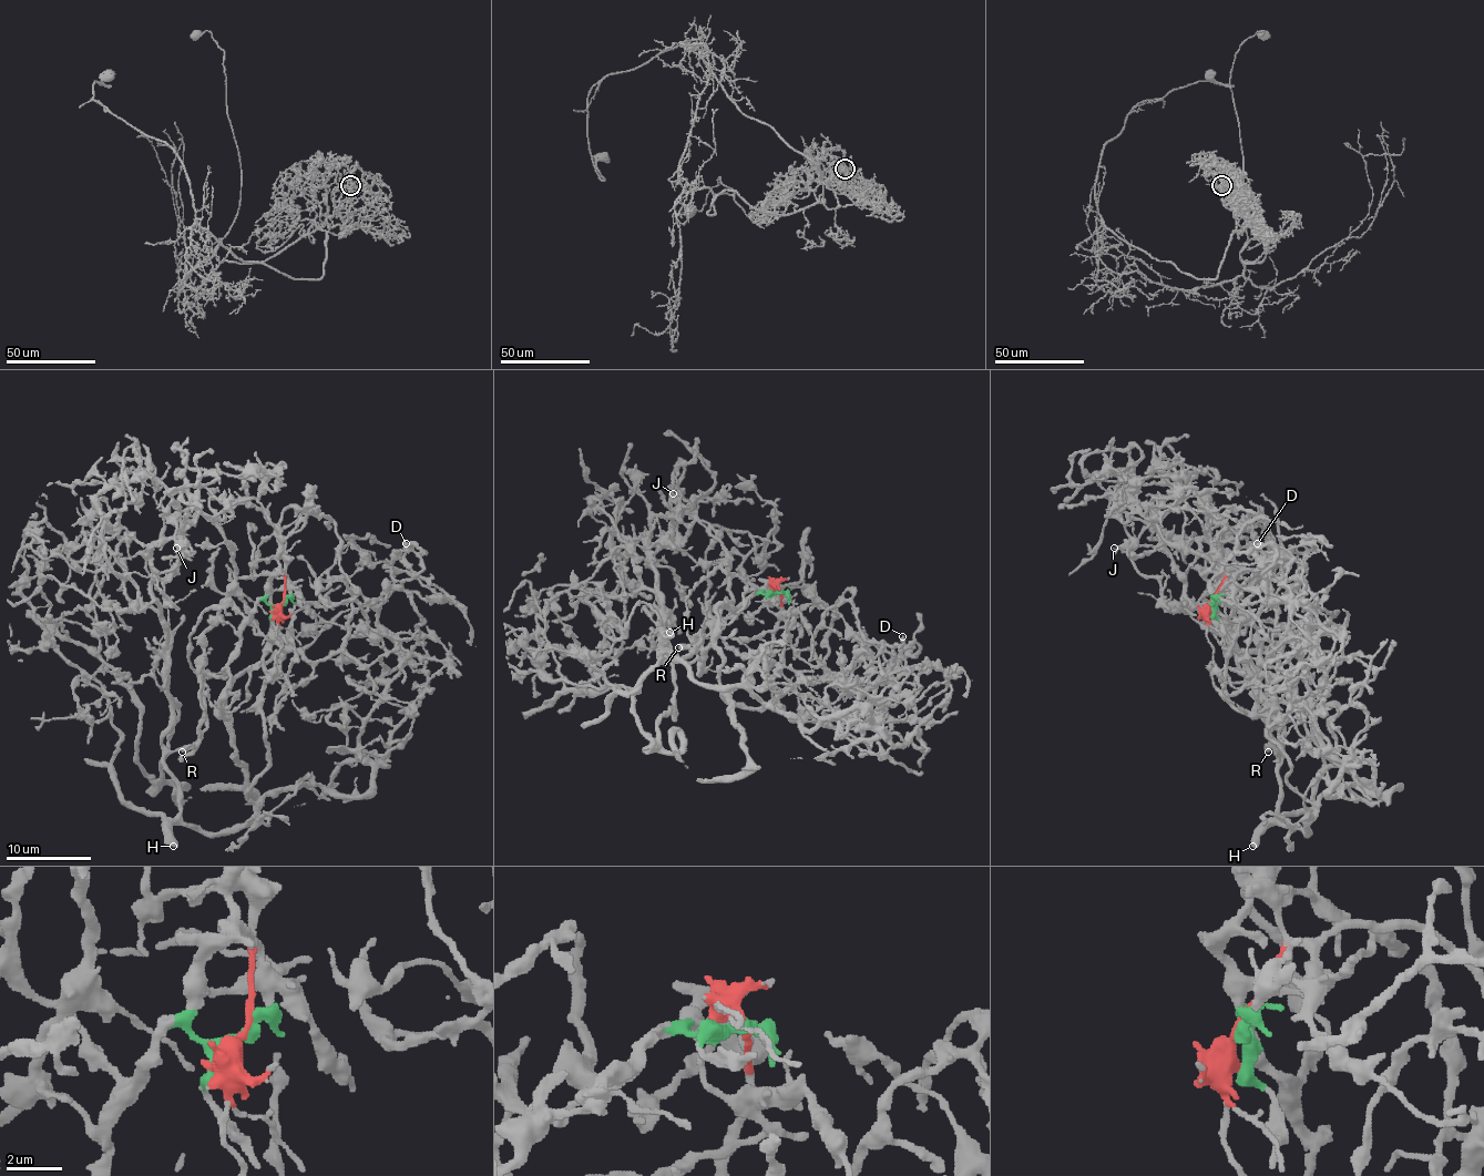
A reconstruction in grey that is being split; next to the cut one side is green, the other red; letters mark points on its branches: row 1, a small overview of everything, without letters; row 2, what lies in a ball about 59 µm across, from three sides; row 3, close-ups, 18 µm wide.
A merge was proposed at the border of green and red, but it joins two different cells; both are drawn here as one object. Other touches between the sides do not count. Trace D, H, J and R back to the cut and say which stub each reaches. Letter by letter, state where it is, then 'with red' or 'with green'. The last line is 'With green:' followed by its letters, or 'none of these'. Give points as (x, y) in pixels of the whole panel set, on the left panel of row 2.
D: place (406, 543); with green
H: place (173, 846); with red
J: place (176, 548); with red
R: place (182, 752); with green
With green: D, R

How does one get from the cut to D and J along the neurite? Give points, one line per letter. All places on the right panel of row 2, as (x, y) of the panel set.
D: (1211, 599), (1225, 697), (1297, 709), (1329, 665), (1301, 661), (1312, 607), (1256, 543)
J: (1211, 599), (1244, 571), (1288, 594), (1267, 735), (1306, 834), (1280, 820), (1295, 684), (1186, 515), (1113, 548)

